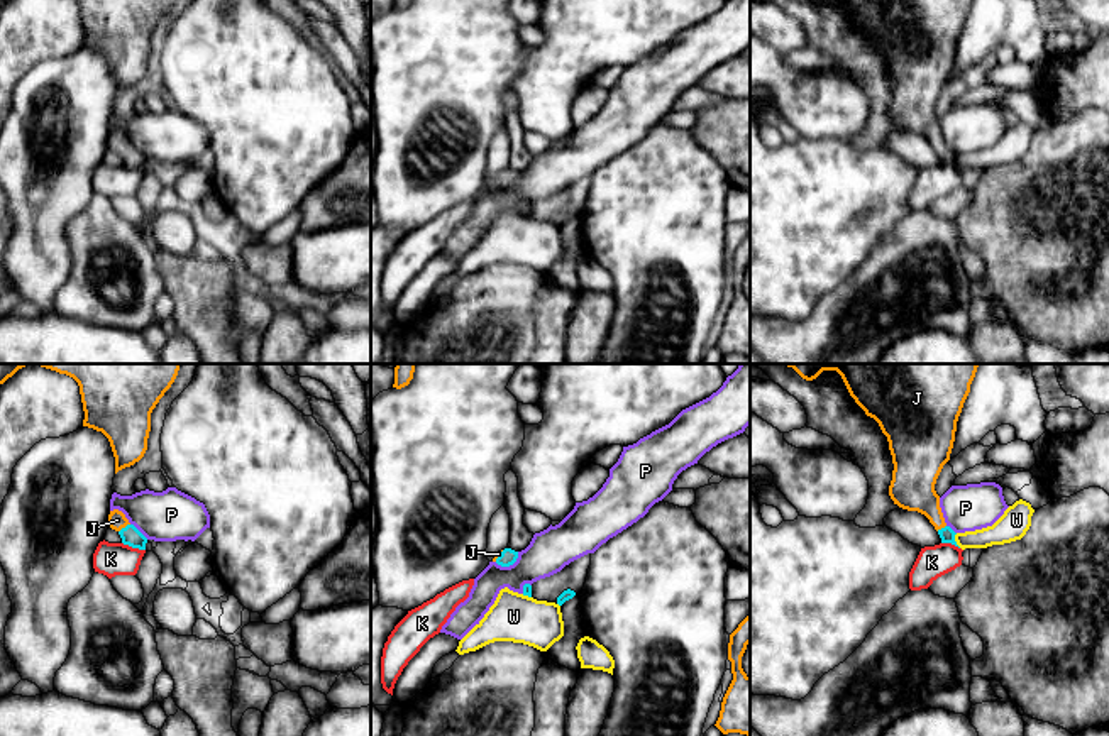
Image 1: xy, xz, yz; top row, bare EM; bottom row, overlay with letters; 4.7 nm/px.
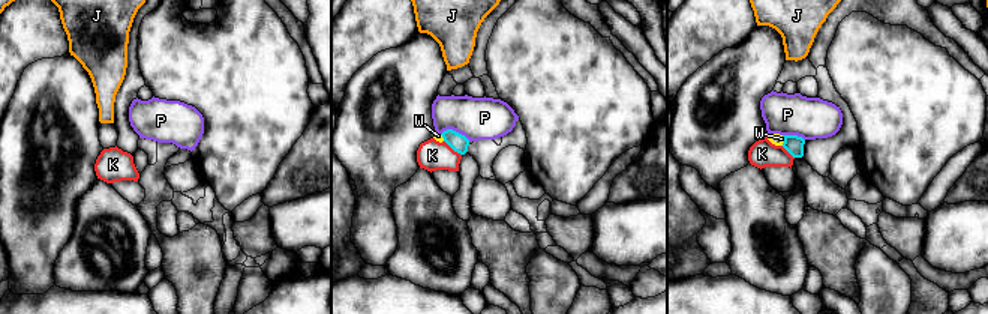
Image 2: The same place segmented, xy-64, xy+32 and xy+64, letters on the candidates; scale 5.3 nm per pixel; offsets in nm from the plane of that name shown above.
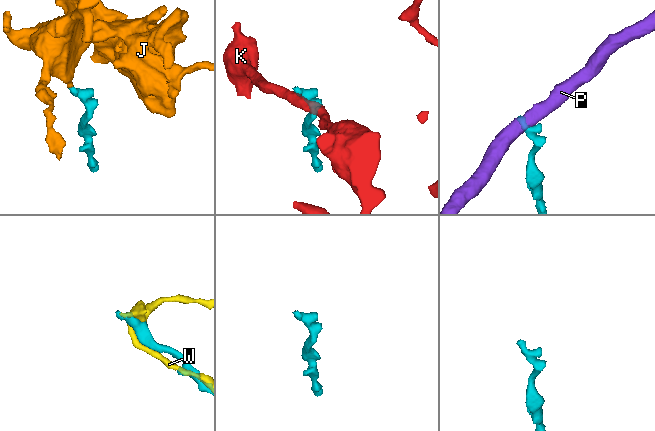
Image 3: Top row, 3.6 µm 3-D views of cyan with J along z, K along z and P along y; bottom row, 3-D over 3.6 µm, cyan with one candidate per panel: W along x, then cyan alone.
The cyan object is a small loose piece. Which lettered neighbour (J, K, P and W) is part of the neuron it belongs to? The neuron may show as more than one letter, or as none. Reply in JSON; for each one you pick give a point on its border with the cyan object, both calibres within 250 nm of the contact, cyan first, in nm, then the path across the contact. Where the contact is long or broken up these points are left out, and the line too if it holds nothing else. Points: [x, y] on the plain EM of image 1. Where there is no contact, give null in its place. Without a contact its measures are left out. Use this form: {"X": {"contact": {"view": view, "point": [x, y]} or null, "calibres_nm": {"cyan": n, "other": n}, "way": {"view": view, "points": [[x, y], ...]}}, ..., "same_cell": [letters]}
{"J": {"contact": {"view": "xy", "point": [126, 148]}, "calibres_nm": {"cyan": 90, "other": 90}, "way": {"view": "xy", "points": [[131, 156], [126, 148], [117, 141]]}}, "same_cell": ["J"]}

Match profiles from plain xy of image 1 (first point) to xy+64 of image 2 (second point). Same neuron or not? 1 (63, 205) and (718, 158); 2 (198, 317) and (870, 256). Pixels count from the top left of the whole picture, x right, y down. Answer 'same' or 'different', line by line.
1: same
2: different

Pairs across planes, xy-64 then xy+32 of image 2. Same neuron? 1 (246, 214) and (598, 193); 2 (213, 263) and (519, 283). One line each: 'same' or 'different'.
1: same
2: same

